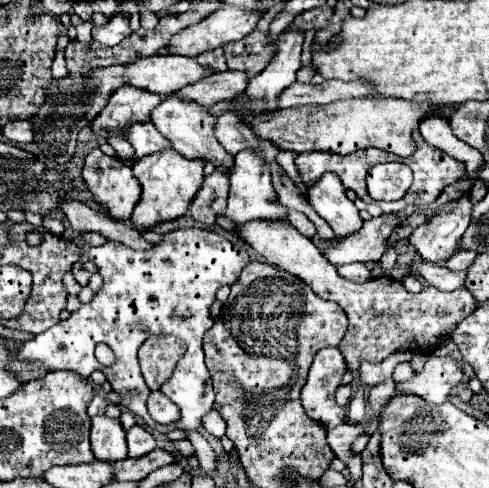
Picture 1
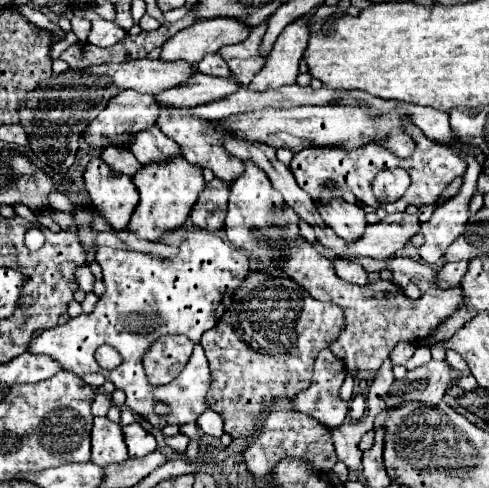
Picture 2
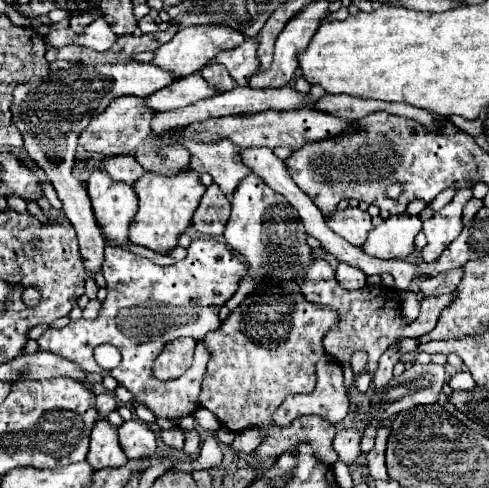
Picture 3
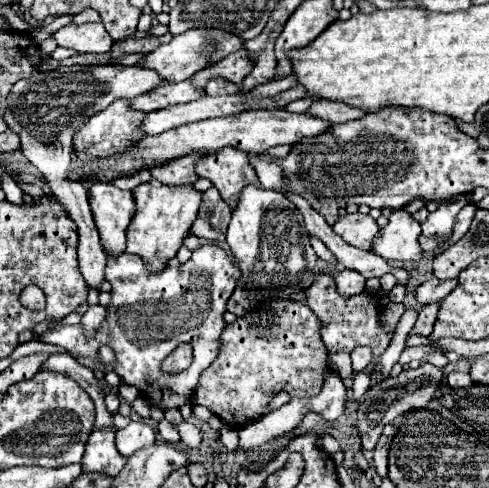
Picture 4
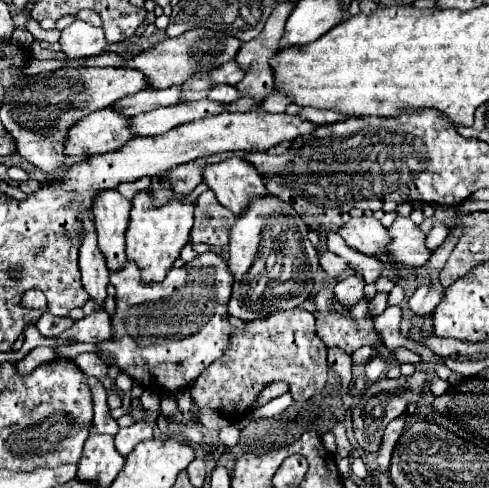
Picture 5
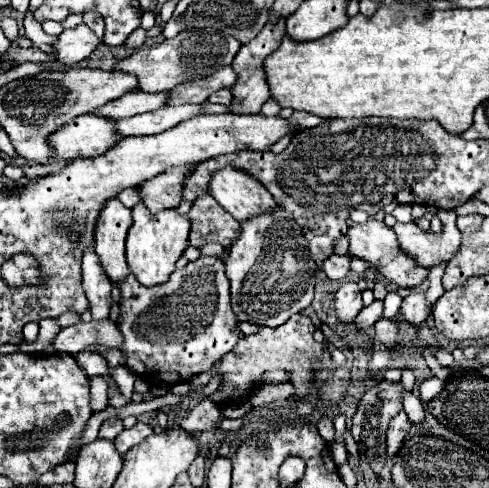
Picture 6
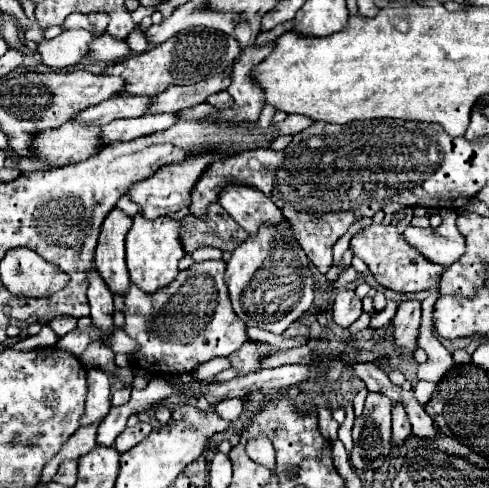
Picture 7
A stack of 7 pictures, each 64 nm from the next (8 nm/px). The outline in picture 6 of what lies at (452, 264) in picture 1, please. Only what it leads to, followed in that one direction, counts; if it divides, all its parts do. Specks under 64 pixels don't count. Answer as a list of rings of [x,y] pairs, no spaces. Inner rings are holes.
[[[414,292],[410,296],[406,296],[400,304],[400,318],[404,322],[408,322],[410,326],[418,326],[420,322],[424,322],[428,316],[428,306],[426,306],[426,298],[420,292]]]

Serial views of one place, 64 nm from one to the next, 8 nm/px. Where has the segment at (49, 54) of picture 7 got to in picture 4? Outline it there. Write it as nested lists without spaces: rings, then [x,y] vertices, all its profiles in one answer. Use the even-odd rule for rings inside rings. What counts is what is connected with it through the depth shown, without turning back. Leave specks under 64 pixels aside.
[[[72,22],[64,28],[60,28],[54,34],[54,40],[58,42],[58,46],[72,48],[78,54],[108,52],[112,48],[112,38],[104,30],[102,22],[98,22],[98,24],[74,24]]]

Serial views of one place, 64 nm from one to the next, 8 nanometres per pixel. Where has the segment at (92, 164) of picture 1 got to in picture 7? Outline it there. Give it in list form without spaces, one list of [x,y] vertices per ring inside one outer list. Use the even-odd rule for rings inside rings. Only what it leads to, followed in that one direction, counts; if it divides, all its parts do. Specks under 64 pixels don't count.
[[[114,208],[106,216],[94,256],[94,268],[98,270],[104,284],[108,284],[110,292],[118,296],[126,296],[130,286],[126,258],[124,258],[124,236],[132,226],[128,224],[128,220],[130,218],[118,208]]]

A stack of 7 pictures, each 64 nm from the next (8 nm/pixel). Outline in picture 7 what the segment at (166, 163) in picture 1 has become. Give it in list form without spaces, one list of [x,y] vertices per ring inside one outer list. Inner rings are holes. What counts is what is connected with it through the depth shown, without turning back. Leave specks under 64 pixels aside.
[[[136,214],[132,228],[126,234],[126,262],[132,284],[136,284],[142,292],[158,292],[160,288],[168,286],[176,274],[178,274],[178,262],[184,258],[184,248],[180,244],[178,234],[180,222],[170,220],[166,216],[158,220],[146,220],[140,214]]]

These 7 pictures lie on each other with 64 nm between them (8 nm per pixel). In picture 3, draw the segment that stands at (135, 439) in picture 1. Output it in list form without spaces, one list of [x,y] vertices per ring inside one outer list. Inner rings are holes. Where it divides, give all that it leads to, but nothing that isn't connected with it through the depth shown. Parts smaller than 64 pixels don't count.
[[[138,420],[124,422],[118,428],[118,440],[120,440],[120,446],[128,458],[140,458],[140,456],[156,452],[154,432]]]

